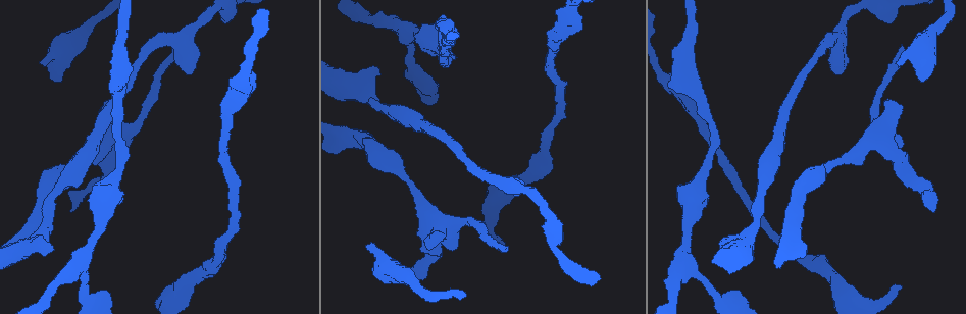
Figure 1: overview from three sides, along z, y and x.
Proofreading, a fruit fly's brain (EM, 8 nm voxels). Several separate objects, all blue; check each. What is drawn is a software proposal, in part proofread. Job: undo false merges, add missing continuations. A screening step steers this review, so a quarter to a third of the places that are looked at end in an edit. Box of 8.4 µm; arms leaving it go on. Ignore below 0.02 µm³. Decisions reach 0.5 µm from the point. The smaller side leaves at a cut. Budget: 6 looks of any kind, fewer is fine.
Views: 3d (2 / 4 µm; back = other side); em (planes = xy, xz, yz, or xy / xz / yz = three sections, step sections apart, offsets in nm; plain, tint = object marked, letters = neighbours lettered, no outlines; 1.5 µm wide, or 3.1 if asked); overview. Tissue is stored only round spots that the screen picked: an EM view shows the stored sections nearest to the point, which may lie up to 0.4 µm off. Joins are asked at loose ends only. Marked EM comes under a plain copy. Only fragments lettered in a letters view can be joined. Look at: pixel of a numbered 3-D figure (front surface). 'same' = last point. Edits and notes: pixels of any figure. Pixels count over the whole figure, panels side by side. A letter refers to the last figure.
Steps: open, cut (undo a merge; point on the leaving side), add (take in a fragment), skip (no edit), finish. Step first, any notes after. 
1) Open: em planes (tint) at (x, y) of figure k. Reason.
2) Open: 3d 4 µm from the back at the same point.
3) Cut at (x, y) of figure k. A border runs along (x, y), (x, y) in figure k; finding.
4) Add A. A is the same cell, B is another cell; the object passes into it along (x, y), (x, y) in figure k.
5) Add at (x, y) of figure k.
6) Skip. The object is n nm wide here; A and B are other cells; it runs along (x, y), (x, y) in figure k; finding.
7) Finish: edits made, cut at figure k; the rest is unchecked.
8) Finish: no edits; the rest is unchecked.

Open: 3d 2 µm at (505, 243) of figure 1.

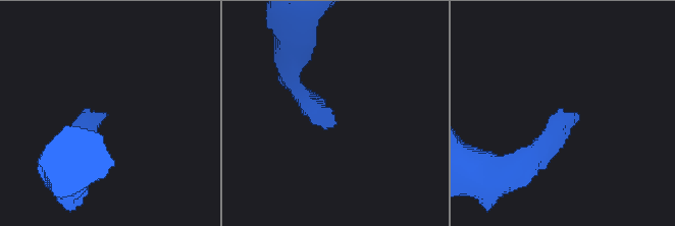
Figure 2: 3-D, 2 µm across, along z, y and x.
Open: em planes (letters) at (106, 112) of figure 2. Now the EM.

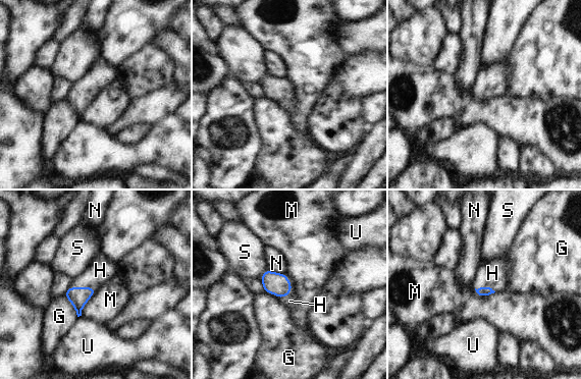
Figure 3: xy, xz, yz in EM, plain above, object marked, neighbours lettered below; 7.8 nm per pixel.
Add H. H is the same cell, G, M, N, S and U are other cells; the object passes into it along (277, 283), (291, 291), (289, 301) in figure 3; it goes on there.

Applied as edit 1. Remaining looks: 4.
Open: em xy step 4 (tint) at (365, 247) of figure 1. Branch stops here.

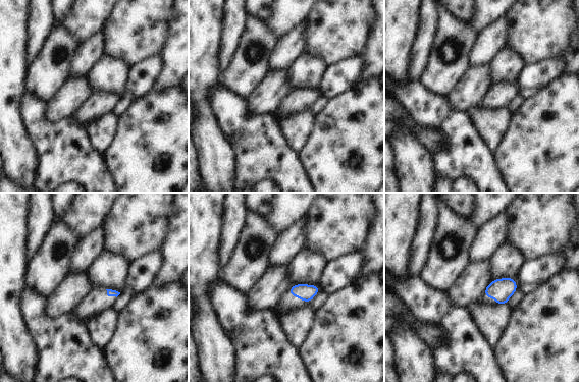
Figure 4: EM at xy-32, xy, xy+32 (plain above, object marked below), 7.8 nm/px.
Open: em yz step 4 (letters) at the same point.

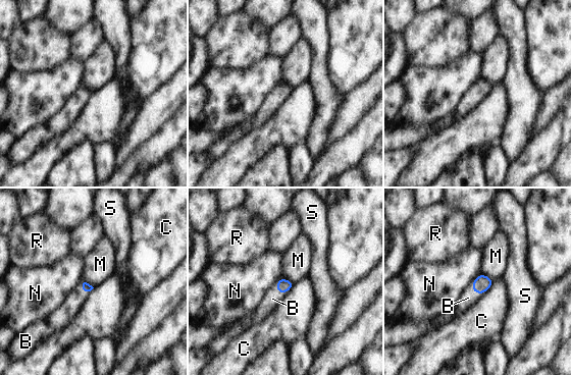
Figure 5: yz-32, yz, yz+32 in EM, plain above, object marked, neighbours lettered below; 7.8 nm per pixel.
Add B. B is the same cell, C, M, N, R and S are other cells; it goes on there.

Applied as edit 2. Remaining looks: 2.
Open: 3d 2 µm at (901, 44) of figure 1. Branch stops here.

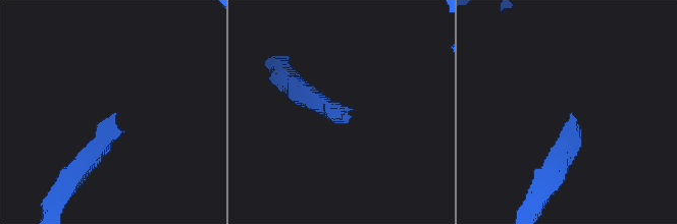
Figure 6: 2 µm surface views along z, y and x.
Open: em planes (letters) at (116, 113) of figure 6.

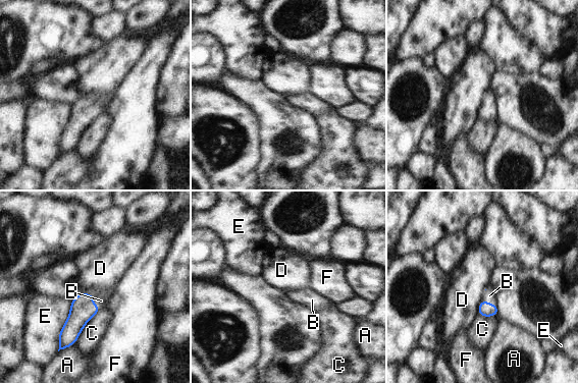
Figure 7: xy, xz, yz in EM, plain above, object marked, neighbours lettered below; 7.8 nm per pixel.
Add B. B is the same cell, A, C, D, E and F are other cells; the object passes into it along (83, 308), (94, 303), (101, 301) in figure 7; the neuron continues.

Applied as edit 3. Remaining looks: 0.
Finish: edits made, add at figure 3, add at figure 5, add at figure 7; the rest is unchecked.

